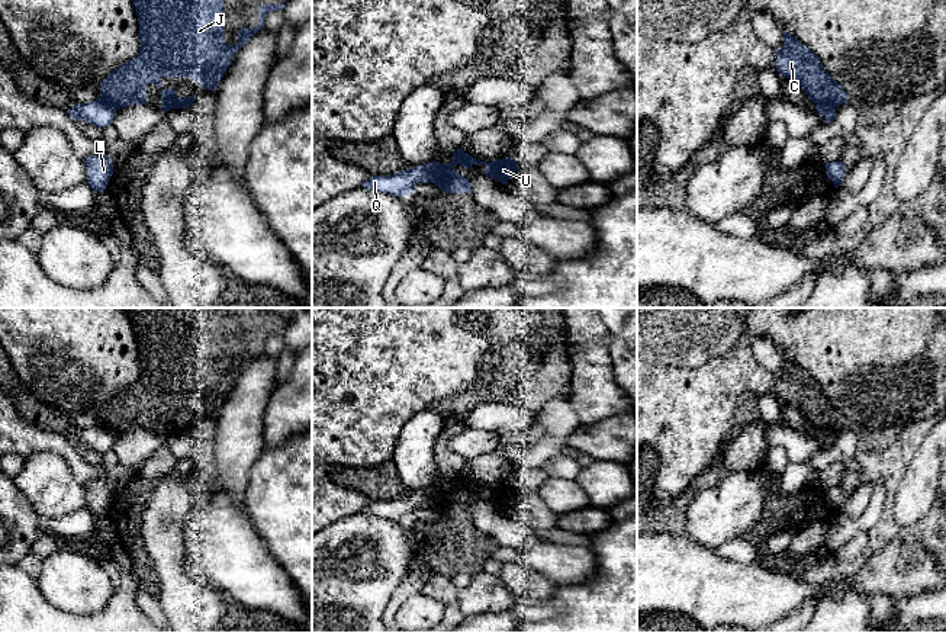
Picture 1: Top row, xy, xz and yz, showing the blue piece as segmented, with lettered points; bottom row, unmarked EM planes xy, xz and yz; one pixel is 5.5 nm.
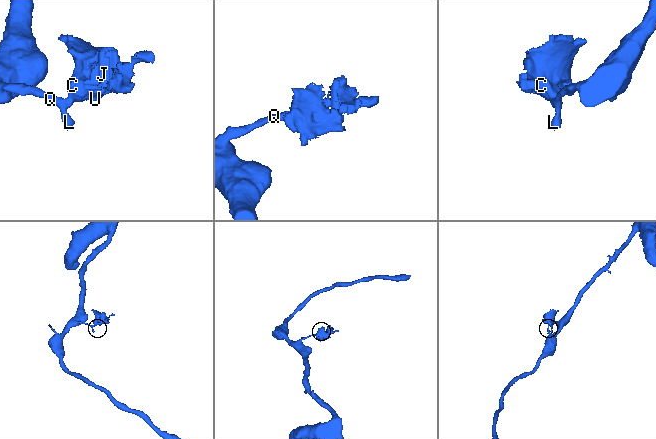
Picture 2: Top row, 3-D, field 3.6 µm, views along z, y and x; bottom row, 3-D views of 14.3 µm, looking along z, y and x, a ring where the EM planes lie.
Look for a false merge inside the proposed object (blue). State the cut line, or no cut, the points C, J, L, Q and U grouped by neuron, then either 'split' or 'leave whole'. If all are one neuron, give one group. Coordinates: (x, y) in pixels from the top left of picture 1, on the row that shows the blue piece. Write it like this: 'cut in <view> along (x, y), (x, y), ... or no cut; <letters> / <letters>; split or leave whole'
cut in yz along (816, 103), (835, 108); C J U / L Q; split

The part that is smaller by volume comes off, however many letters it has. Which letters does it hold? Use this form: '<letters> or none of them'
C, J, U

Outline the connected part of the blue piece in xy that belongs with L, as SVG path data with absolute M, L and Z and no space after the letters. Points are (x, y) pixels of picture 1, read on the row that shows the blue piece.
M106 154L90 155L83 160L87 168L87 184L94 192L106 190L109 179L113 174L113 164L109 161Z

